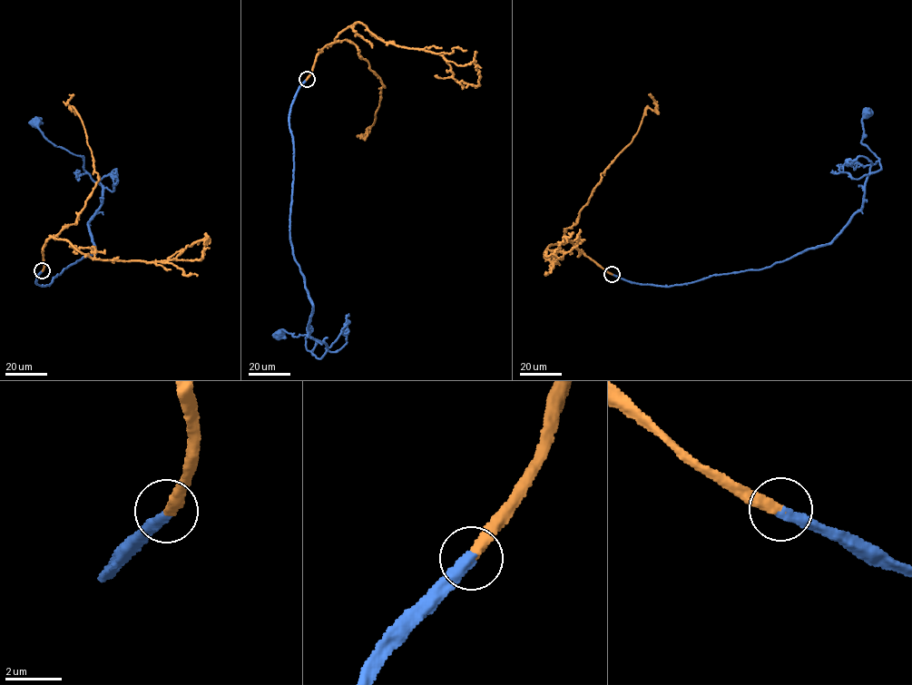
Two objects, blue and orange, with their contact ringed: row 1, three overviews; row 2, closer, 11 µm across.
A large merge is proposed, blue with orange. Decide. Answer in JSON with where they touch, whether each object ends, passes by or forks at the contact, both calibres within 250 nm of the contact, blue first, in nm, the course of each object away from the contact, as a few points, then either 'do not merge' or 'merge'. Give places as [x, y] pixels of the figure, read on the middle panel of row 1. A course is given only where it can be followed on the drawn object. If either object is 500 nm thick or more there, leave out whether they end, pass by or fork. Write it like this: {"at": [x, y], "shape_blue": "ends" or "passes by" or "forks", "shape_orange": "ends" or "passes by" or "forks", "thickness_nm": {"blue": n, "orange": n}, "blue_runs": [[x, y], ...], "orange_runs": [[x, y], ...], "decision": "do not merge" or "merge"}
{"at": [307, 79], "shape_blue": "ends", "shape_orange": "ends", "thickness_nm": {"blue": 380, "orange": 380}, "blue_runs": [[307, 79], [289, 120], [290, 239], [314, 310], [308, 335], [327, 349], [318, 358], [312, 337], [279, 334]], "orange_runs": [[307, 79], [319, 51], [335, 42], [351, 42], [385, 86], [374, 124], [366, 138], [361, 136], [370, 131]], "decision": "merge"}

